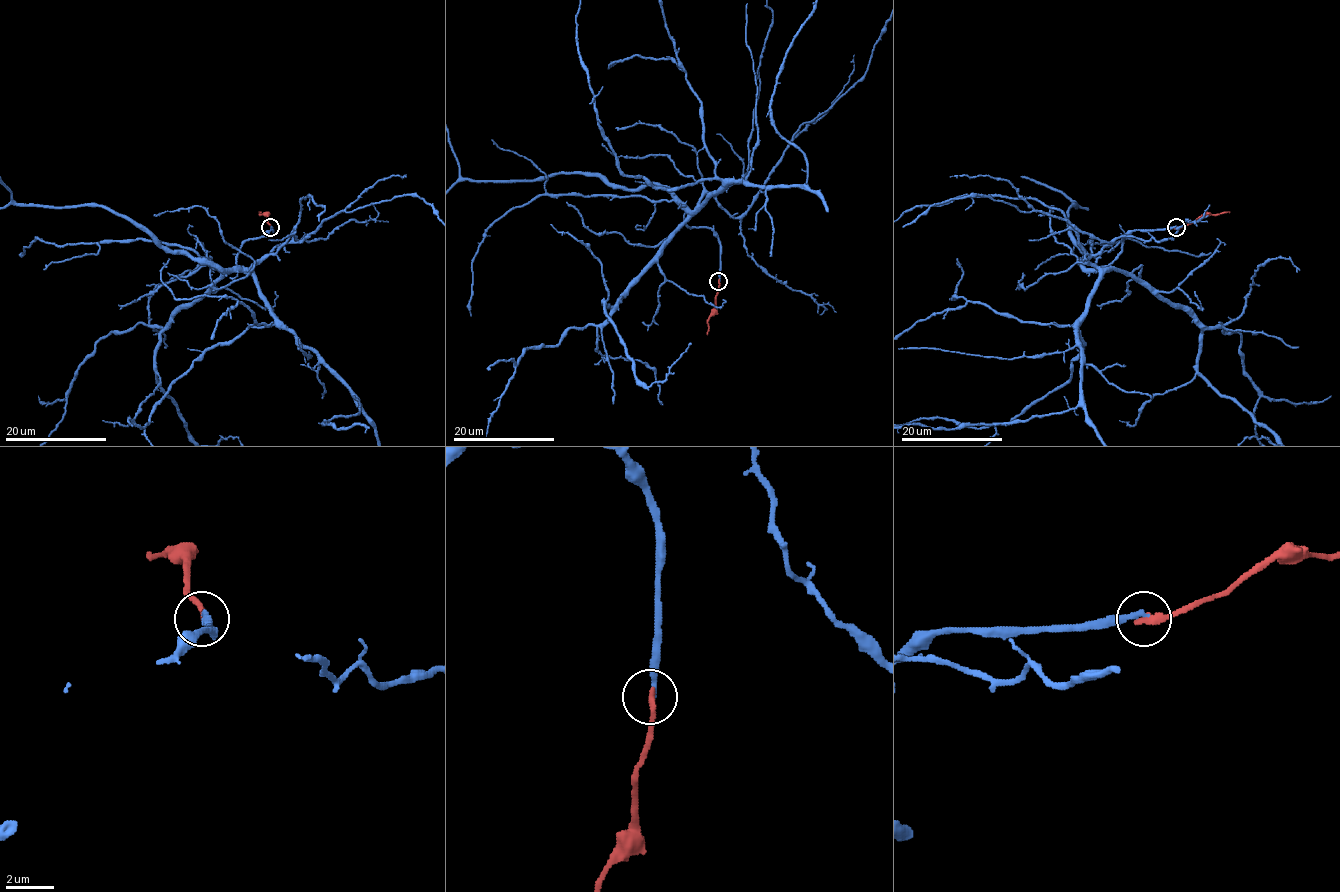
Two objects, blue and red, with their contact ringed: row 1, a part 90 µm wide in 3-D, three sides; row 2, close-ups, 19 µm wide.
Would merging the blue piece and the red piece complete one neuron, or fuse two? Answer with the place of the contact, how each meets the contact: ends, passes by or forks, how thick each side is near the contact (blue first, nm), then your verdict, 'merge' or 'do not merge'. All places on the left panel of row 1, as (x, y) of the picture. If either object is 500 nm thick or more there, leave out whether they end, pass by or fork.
(270, 227) | blue ends | red ends | 200/280 nm | do not merge

